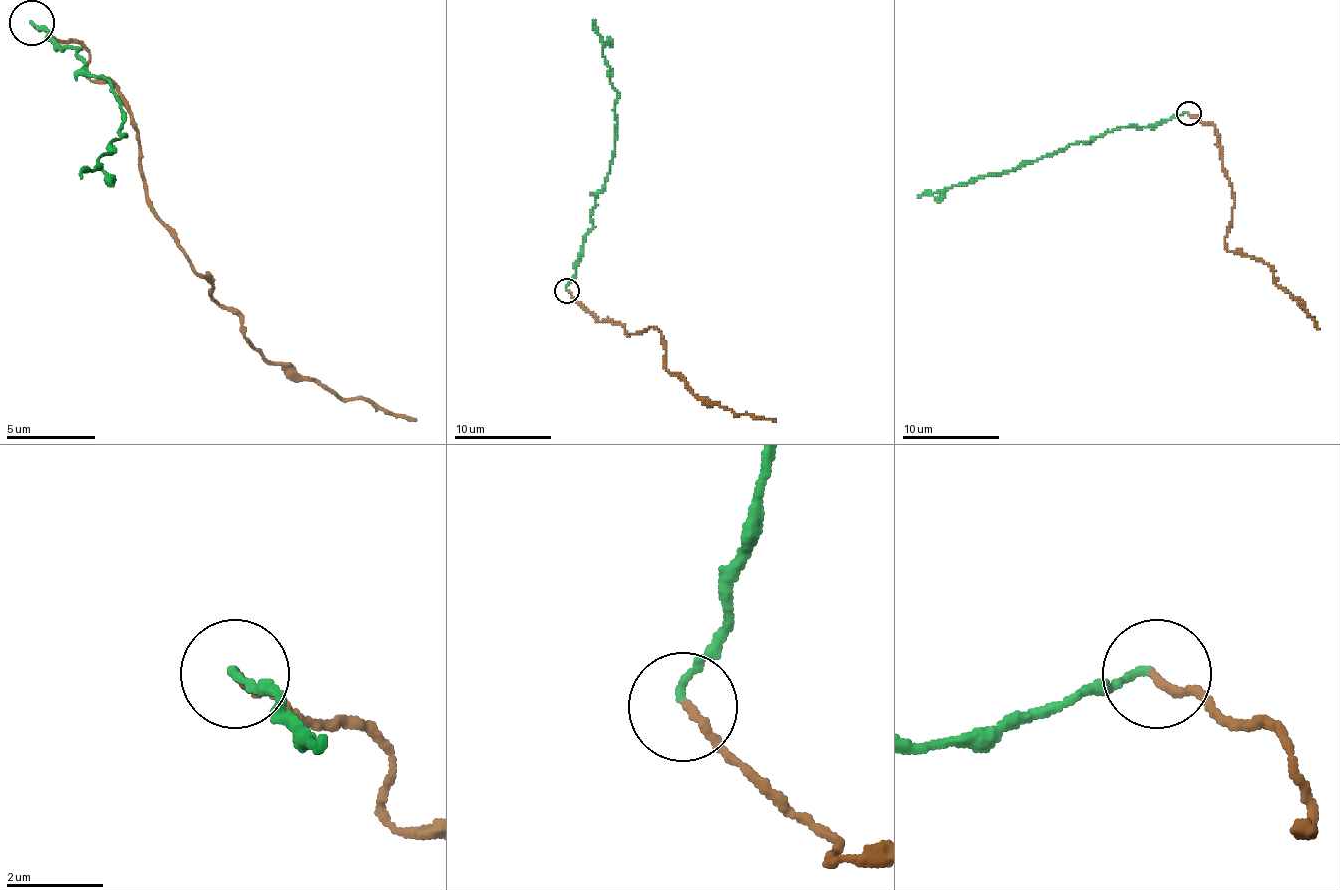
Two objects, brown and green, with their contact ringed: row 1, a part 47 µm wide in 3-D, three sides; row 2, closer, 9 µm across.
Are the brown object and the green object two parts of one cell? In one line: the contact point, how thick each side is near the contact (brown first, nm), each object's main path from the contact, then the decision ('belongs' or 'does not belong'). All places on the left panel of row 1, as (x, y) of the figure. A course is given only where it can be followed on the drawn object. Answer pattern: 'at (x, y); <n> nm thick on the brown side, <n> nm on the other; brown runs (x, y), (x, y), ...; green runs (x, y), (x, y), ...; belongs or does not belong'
at (31, 23); 160 nm thick on the brown side, 150 nm on the other; brown runs (30, 22), (88, 53), (88, 75), (106, 80), (129, 111), (147, 196), (240, 330), (272, 361), (415, 419); green runs (30, 22), (62, 48), (79, 48), (84, 66), (111, 84), (124, 111), (120, 129), (124, 133), (79, 178); does not belong

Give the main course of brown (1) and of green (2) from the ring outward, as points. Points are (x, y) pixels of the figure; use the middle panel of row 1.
1: (566, 290), (598, 321), (619, 324), (629, 336), (653, 326), (666, 368), (697, 397), (775, 421)
2: (566, 290), (593, 219), (595, 195), (610, 171), (617, 137), (617, 90), (610, 81), (602, 39), (593, 20)

